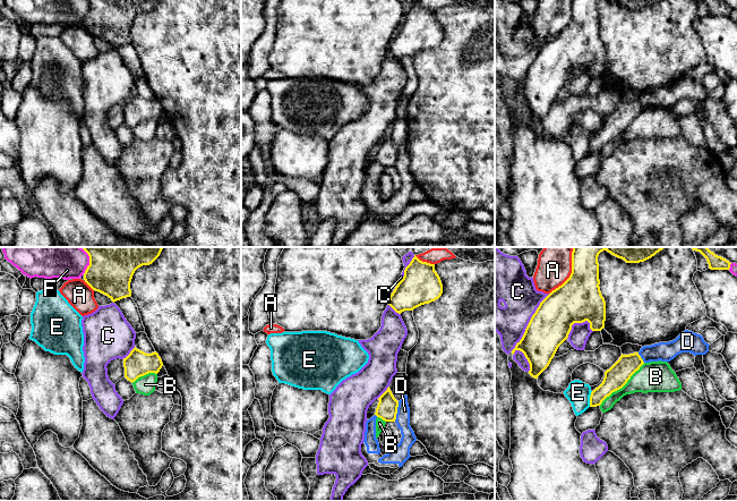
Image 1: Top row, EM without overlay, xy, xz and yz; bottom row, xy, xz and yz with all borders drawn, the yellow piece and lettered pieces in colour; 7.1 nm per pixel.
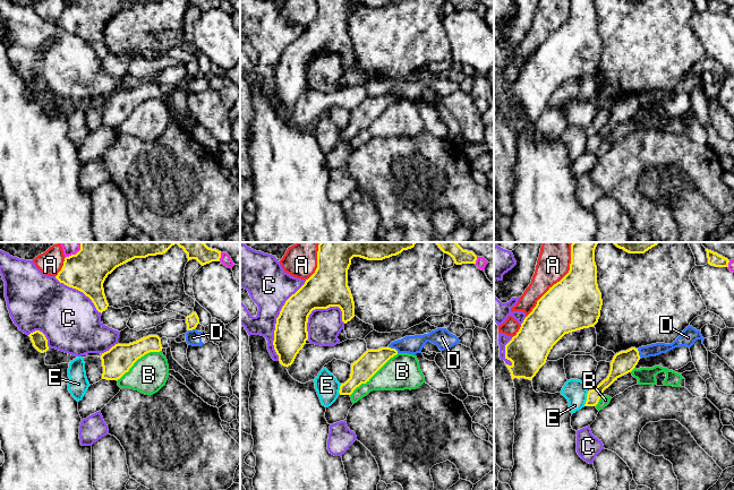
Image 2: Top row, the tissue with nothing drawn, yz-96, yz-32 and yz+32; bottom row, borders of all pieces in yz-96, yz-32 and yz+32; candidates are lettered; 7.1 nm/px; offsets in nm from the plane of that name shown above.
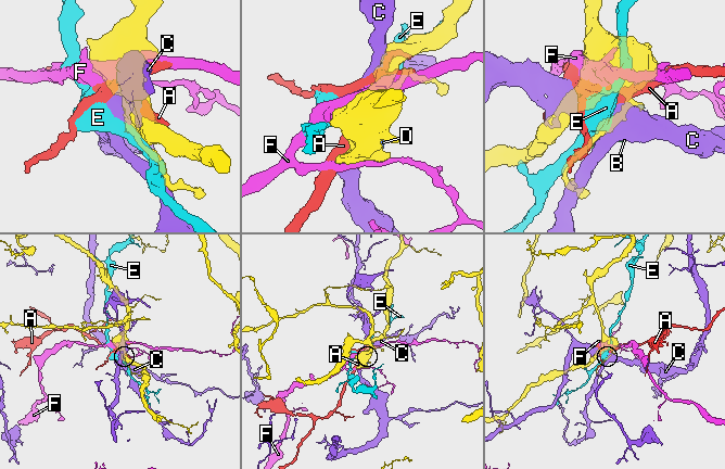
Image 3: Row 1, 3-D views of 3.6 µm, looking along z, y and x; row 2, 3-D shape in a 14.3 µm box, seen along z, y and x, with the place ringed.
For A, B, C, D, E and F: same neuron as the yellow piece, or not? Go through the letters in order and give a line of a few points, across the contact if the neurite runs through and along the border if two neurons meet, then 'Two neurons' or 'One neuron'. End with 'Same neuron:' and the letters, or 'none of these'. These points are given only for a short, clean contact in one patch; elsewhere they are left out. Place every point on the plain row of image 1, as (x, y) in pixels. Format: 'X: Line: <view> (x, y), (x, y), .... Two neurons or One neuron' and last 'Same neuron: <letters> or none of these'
A: Two neurons
B: Two neurons
C: Two neurons
D: Two neurons
E: Two neurons
F: Two neurons
Same neuron: none of these

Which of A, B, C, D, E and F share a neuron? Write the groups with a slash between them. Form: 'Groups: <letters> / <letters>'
Groups: A / B D / C / E / F

